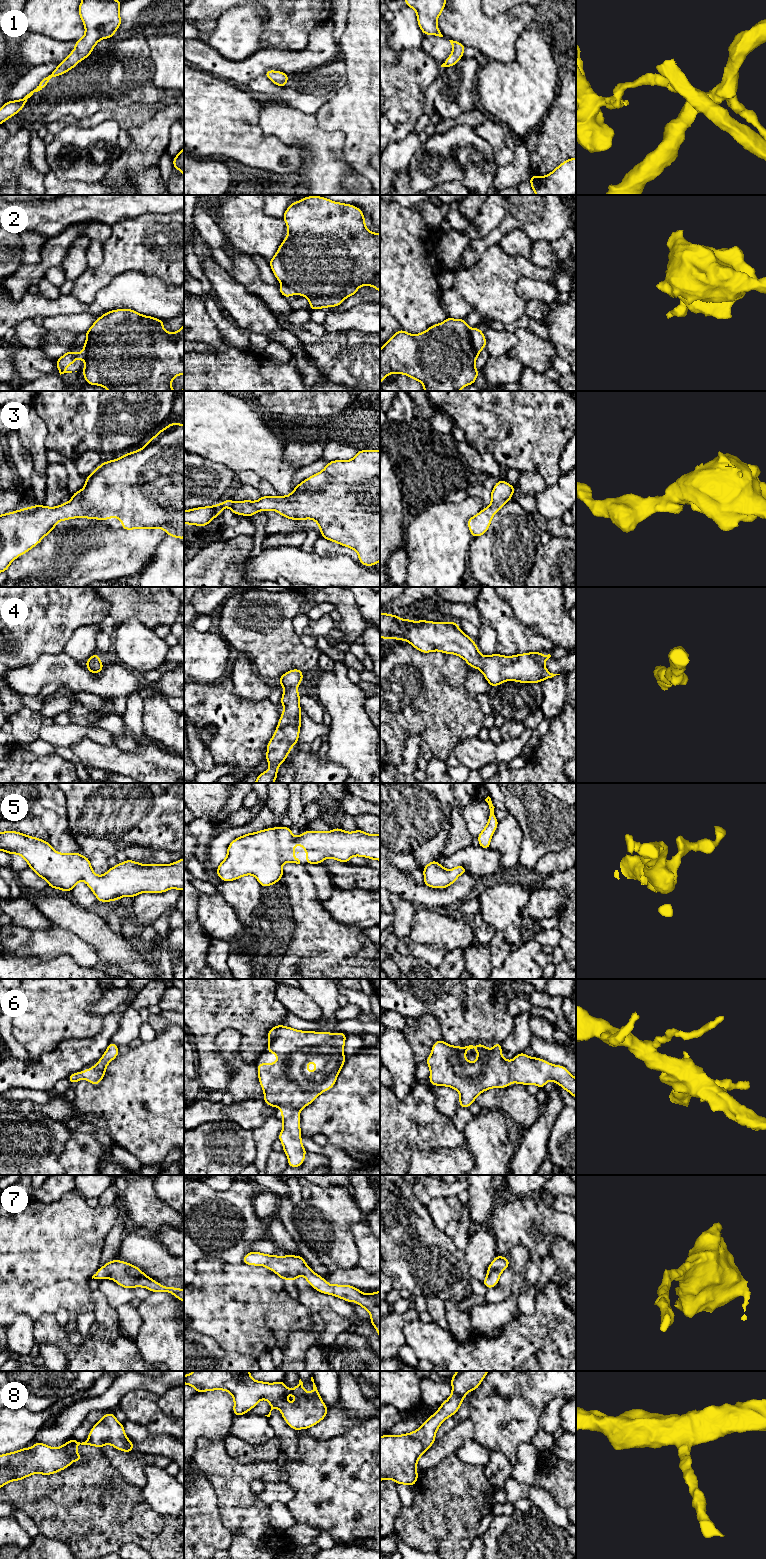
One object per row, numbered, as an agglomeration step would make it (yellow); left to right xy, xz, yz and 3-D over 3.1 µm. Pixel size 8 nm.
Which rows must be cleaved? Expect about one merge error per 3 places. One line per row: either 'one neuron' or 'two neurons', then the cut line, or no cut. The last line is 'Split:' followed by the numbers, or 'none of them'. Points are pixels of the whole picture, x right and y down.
1: one neuron; cut none
2: two neurons; cut xy (89, 330), (85, 361)
3: one neuron; cut none
4: one neuron; cut none
5: one neuron; cut none
6: one neuron; cut none
7: one neuron; cut none
8: one neuron; cut none
Split: 2

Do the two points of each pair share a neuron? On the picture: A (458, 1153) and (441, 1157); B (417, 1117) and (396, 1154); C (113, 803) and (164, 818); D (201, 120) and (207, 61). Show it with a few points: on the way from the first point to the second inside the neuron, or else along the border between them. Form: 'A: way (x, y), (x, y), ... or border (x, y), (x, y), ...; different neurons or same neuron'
A: way (454, 1157), (445, 1157); same neuron
B: way (408, 1126), (396, 1138), (396, 1145); same neuron
C: way (126, 803), (149, 803), (151, 805); same neuron
D: border (199, 69), (212, 73), (219, 78); different neurons

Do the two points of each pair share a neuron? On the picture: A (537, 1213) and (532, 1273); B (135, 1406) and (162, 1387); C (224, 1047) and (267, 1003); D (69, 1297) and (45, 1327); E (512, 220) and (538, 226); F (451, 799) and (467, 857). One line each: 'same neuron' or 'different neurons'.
A: same neuron
B: different neurons
C: different neurons
D: different neurons
E: same neuron
F: different neurons

